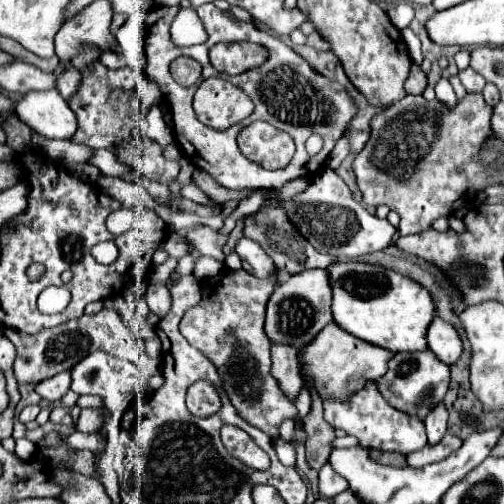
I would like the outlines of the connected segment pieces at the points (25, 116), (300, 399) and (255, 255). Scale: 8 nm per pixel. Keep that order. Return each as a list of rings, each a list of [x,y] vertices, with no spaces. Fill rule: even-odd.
[[[57,90],[25,92],[15,104],[15,112],[23,124],[49,140],[69,138],[77,128],[75,114]]]
[[[303,388],[301,390],[301,394],[297,396],[297,402],[295,402],[295,406],[297,406],[297,410],[299,410],[299,416],[301,416],[301,420],[307,416],[307,412],[309,412],[309,408],[311,408],[311,394]]]
[[[241,238],[235,244],[235,252],[239,254],[239,258],[243,262],[243,268],[253,276],[267,278],[277,270],[273,260],[263,252],[263,248],[259,248],[259,244],[249,240],[249,238]]]

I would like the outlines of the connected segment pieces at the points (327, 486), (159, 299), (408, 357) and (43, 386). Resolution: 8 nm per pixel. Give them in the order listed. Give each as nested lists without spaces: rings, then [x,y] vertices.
[[[325,464],[325,468],[319,470],[319,494],[325,498],[331,498],[343,490],[347,490],[347,480],[337,476],[331,464]]]
[[[147,282],[147,304],[149,310],[155,312],[159,318],[163,318],[171,306],[171,296],[169,296],[169,288],[165,284],[151,284]]]
[[[399,352],[389,360],[389,370],[385,376],[381,376],[377,382],[377,388],[383,392],[385,400],[393,404],[393,408],[401,412],[415,414],[417,418],[425,418],[433,406],[443,402],[447,386],[449,386],[449,366],[439,362],[433,352]]]
[[[67,372],[51,376],[49,380],[41,380],[41,384],[35,386],[35,392],[49,402],[61,400],[67,390],[69,390],[69,374]]]

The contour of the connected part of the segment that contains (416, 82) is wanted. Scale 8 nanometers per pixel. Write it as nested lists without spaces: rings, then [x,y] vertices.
[[[413,64],[413,66],[411,66],[411,74],[409,74],[407,82],[405,82],[407,94],[423,94],[425,86],[427,86],[427,76],[425,76],[425,72],[421,72],[421,70]]]

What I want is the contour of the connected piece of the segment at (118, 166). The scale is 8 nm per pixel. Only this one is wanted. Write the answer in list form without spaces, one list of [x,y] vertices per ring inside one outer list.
[[[109,149],[94,150],[94,155],[89,162],[109,176],[123,177],[130,172],[129,167],[120,163],[114,152]]]

